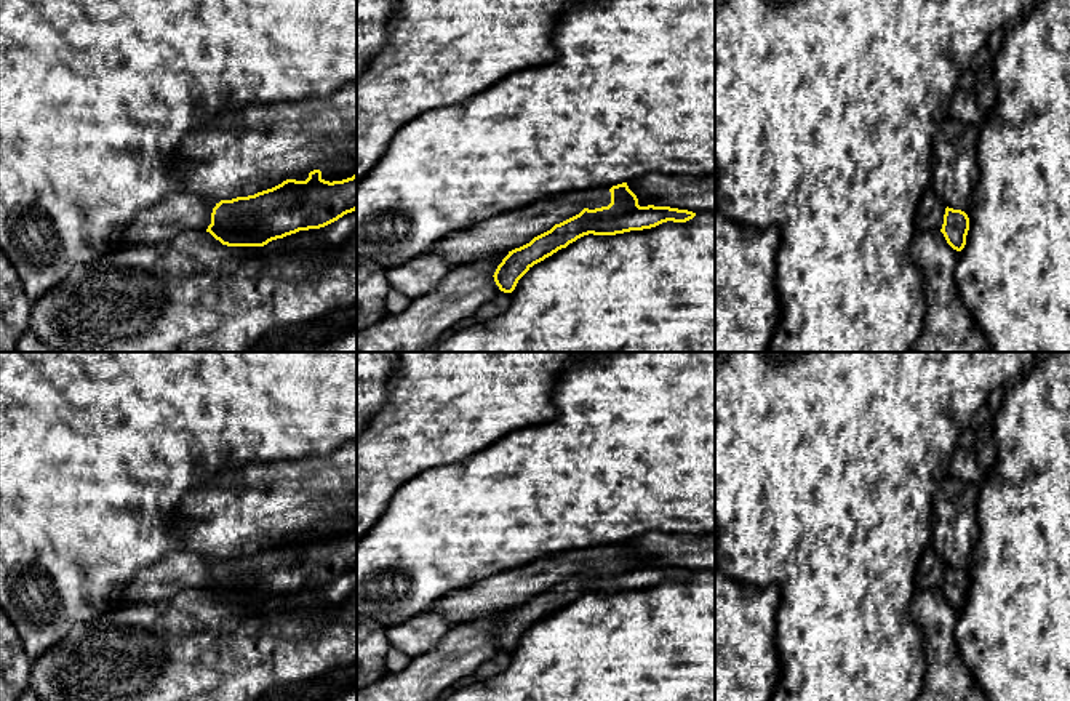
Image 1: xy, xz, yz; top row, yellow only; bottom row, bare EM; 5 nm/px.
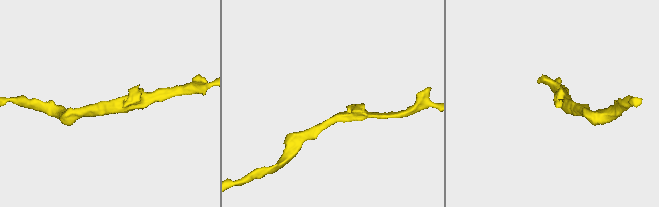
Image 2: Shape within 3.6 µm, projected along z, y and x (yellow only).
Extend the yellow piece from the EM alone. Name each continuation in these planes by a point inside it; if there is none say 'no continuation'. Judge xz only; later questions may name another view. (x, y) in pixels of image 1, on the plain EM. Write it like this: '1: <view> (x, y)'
no continuation

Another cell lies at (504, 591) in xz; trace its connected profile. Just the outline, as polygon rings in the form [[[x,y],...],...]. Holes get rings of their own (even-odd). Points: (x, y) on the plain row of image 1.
[[[584,551],[553,554],[469,587],[456,589],[440,599],[429,613],[441,615],[451,626],[467,624],[496,611],[520,607],[555,583],[579,573],[584,567]]]

